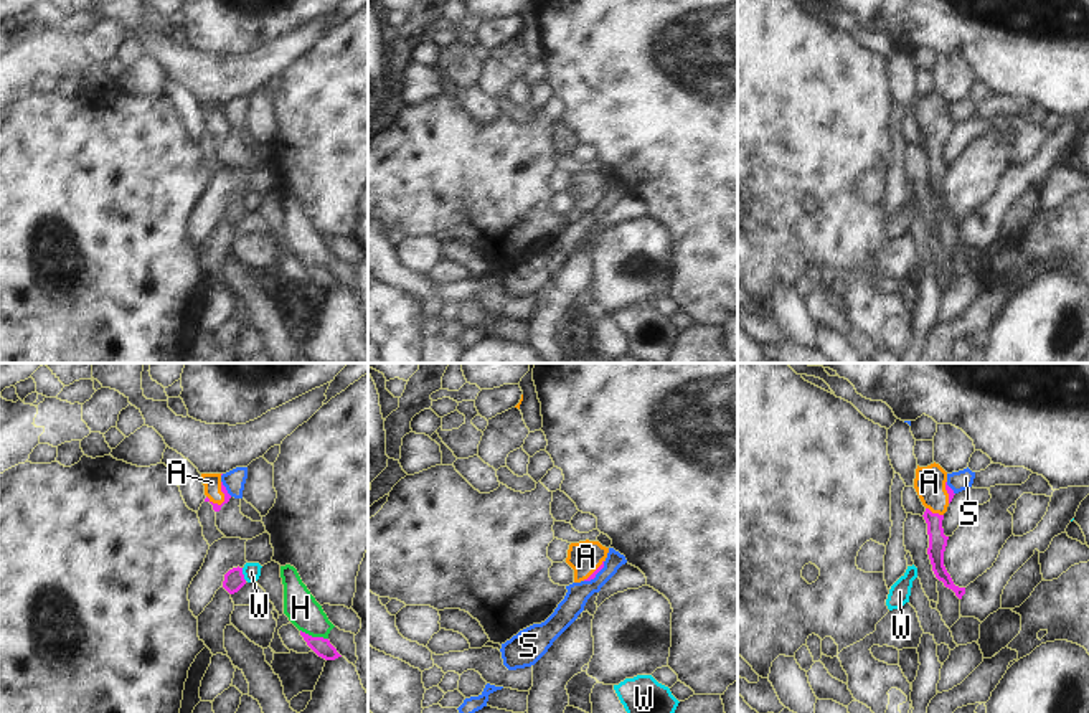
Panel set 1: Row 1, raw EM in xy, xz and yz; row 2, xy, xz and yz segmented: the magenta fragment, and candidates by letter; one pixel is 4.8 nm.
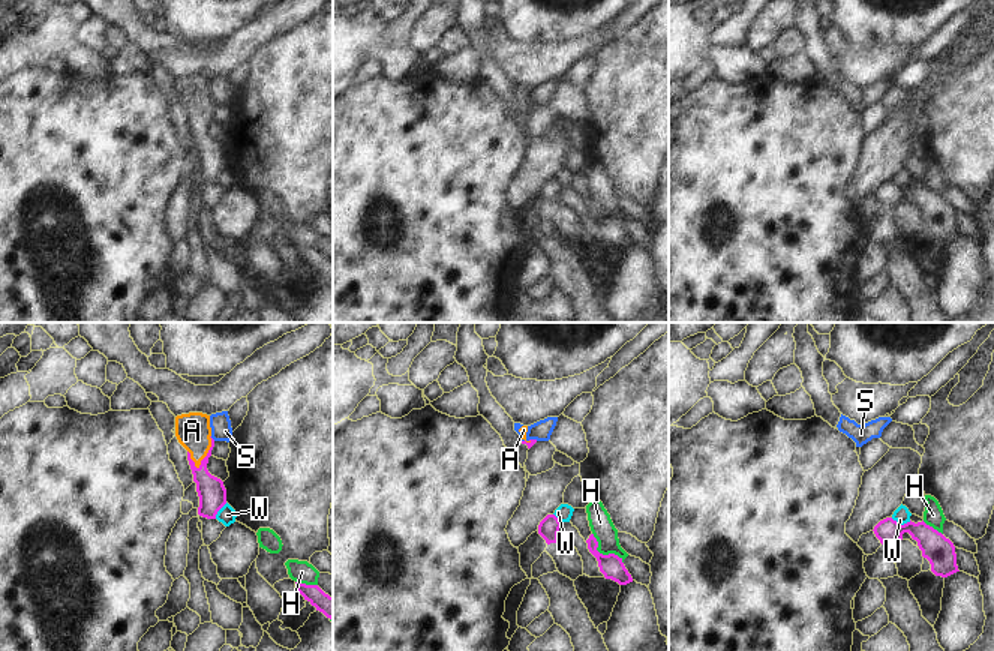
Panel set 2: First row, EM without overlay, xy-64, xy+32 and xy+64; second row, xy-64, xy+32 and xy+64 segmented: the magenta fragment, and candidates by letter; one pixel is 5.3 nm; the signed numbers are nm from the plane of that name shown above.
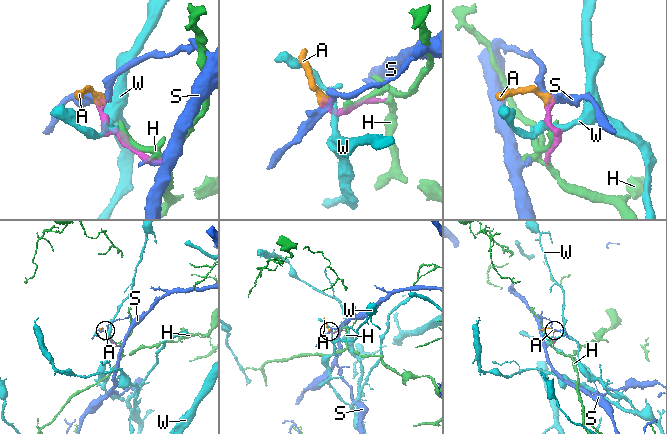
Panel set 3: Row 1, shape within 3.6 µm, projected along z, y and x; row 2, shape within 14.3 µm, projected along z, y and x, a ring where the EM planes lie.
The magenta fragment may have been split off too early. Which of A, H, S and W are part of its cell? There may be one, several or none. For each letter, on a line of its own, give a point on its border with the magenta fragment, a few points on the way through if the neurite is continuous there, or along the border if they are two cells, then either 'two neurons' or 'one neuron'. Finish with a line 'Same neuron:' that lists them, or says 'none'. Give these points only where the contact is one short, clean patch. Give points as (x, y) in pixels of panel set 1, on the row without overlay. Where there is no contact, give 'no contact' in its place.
A: contact xy (223, 122); way xy (216, 137), (223, 131), (223, 122), (212, 113); one neuron
H: contact xy (314, 268); one neuron
S: contact xy (225, 119); border xy (221, 111), (231, 126); two neurons
W: contact xy (243, 205); border xy (241, 198), (246, 210); two neurons
Same neuron: A, H

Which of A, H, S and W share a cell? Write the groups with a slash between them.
A H / S / W

